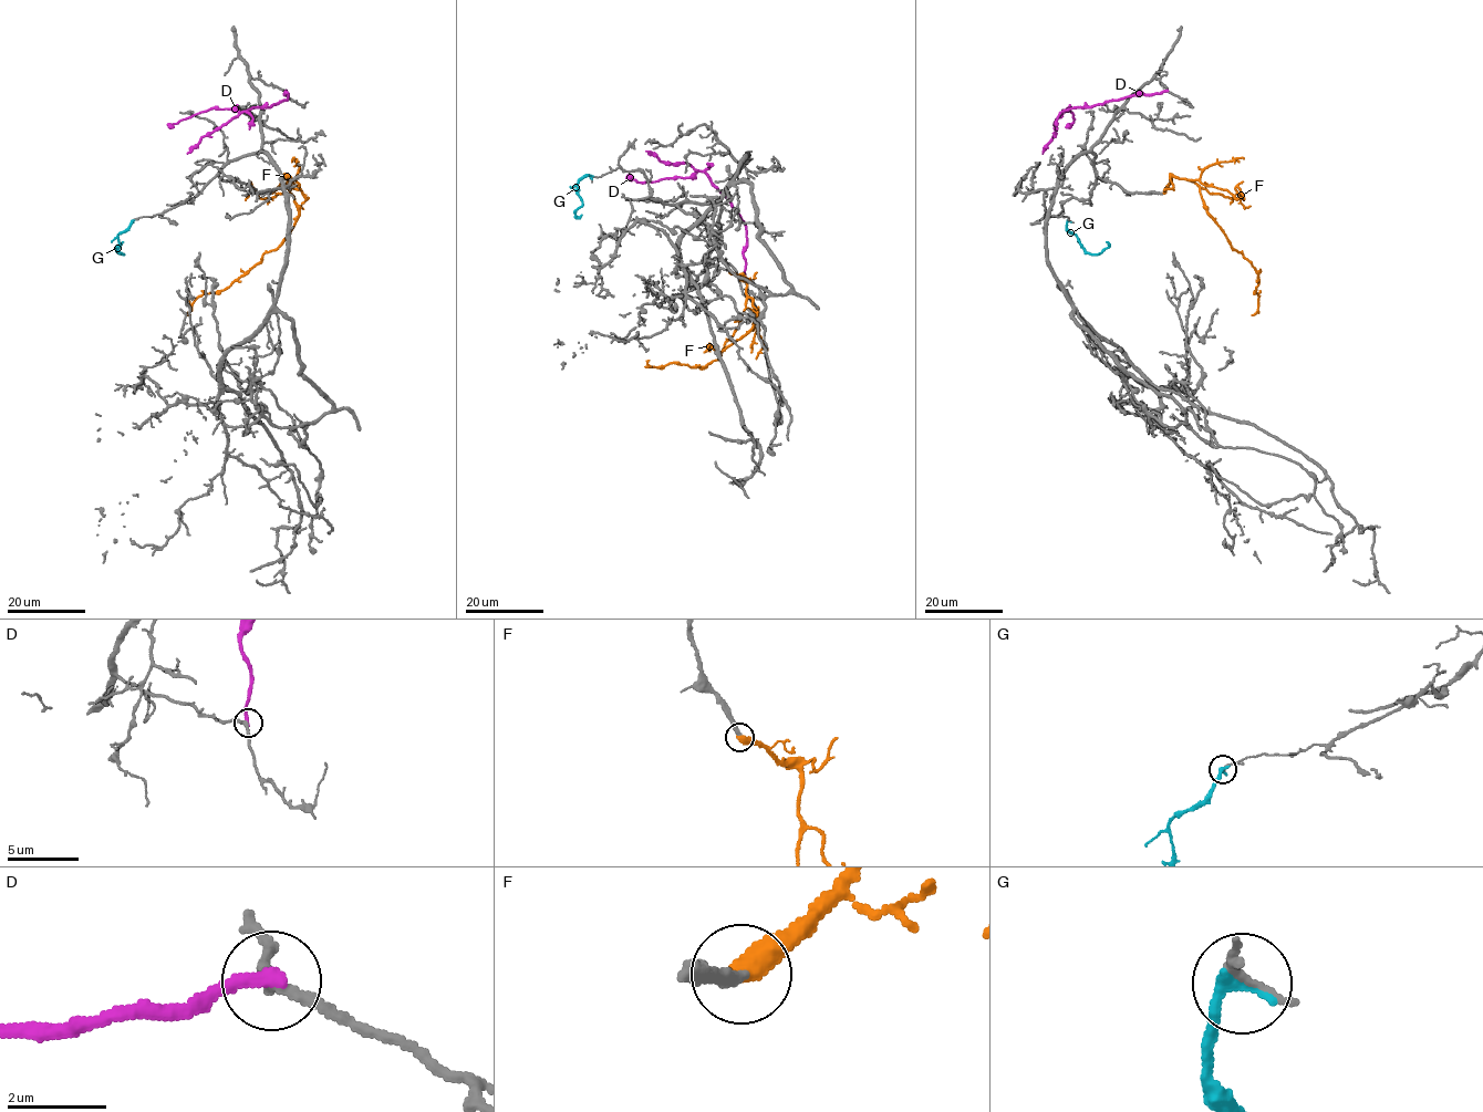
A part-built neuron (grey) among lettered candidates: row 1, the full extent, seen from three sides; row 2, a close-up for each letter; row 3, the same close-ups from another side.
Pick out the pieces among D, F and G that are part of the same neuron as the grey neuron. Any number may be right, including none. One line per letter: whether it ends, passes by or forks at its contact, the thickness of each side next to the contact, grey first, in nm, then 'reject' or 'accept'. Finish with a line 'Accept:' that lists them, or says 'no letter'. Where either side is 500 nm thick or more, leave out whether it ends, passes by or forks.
D: it ends | 200/280 nm | reject
F: 280/500 nm | accept
G: it ends | 190/320 nm | reject
Accept: F

